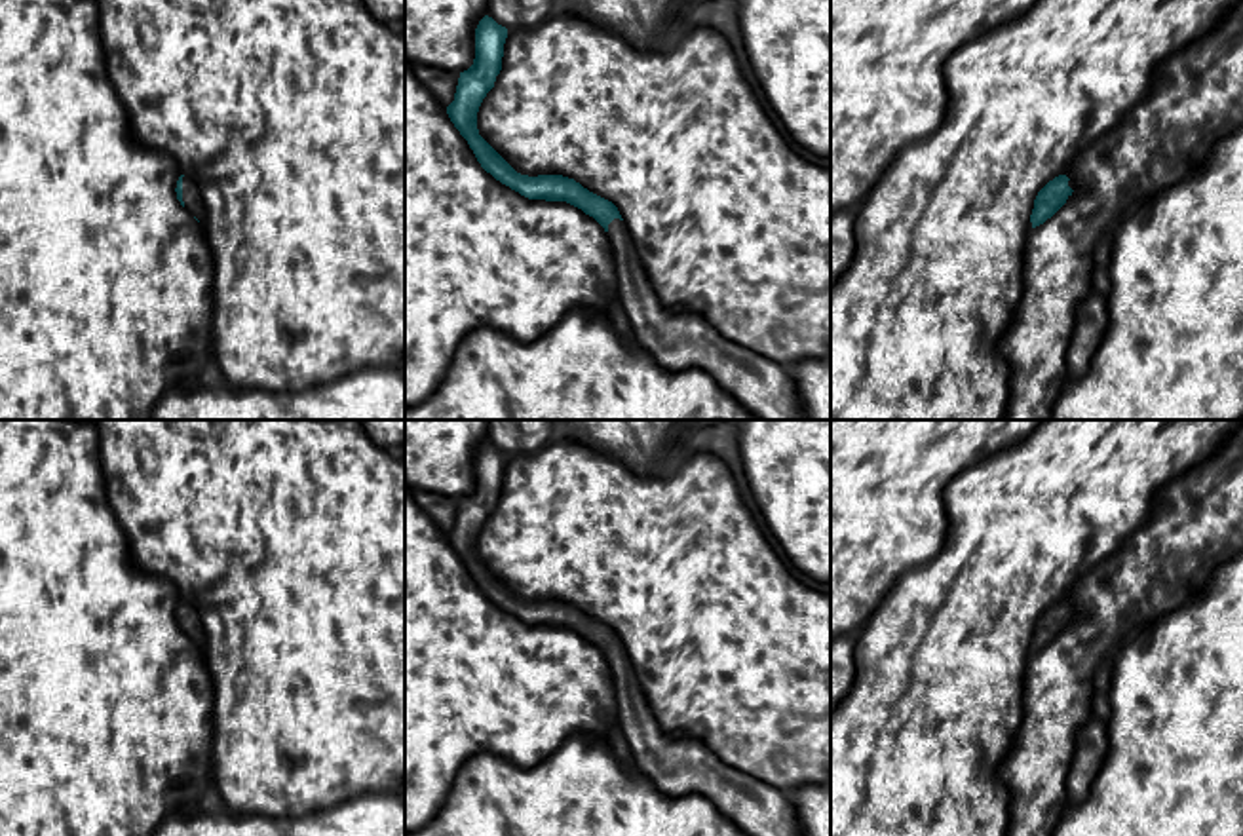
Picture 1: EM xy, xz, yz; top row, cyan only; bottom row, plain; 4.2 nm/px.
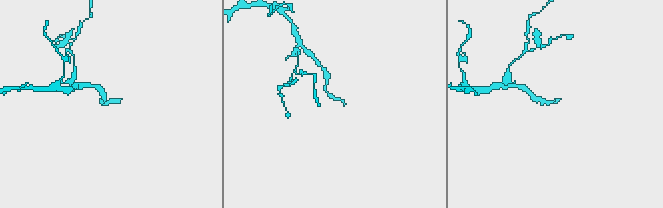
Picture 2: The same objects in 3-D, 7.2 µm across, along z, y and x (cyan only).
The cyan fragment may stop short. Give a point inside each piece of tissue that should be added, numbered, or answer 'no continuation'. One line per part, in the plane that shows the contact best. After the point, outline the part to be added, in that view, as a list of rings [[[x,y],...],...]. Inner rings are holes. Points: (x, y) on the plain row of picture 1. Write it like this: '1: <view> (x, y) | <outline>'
1: xy (191, 620) | [[[182,602],[182,627],[186,636],[196,642],[200,648],[205,644],[205,633],[201,627],[201,619],[196,608],[190,602]]]

